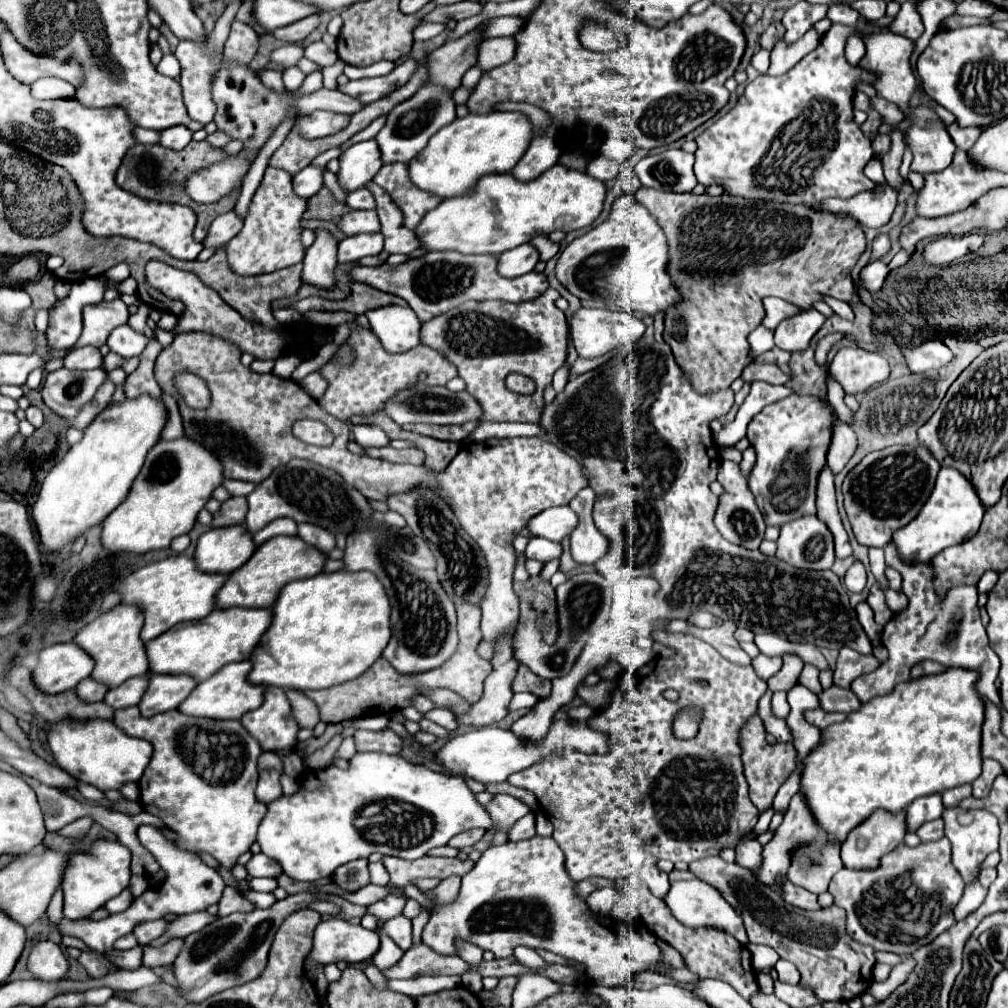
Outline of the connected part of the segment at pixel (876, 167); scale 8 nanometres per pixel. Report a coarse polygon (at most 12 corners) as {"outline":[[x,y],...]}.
{"outline":[[872,159],[864,173],[874,183],[884,183],[882,165],[878,159]]}

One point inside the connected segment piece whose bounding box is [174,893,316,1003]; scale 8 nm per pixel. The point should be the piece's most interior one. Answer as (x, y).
(232, 951)

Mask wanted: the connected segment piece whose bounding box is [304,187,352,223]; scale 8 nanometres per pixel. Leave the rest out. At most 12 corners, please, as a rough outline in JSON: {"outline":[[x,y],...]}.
{"outline":[[322,187],[308,199],[304,219],[336,223],[350,213]]}

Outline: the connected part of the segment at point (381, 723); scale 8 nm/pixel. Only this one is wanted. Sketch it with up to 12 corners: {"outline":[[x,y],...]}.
{"outline":[[378,715],[359,718],[353,724],[357,730],[388,729],[388,717]]}

